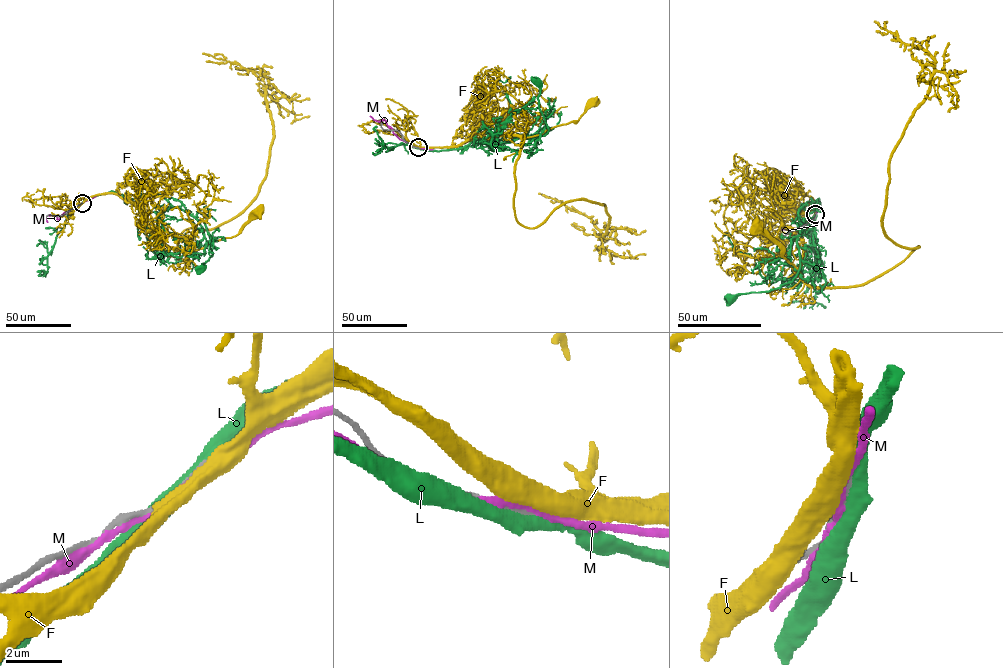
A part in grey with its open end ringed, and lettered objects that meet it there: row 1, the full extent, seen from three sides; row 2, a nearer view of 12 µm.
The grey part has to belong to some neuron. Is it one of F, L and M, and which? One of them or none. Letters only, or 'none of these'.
none of these

